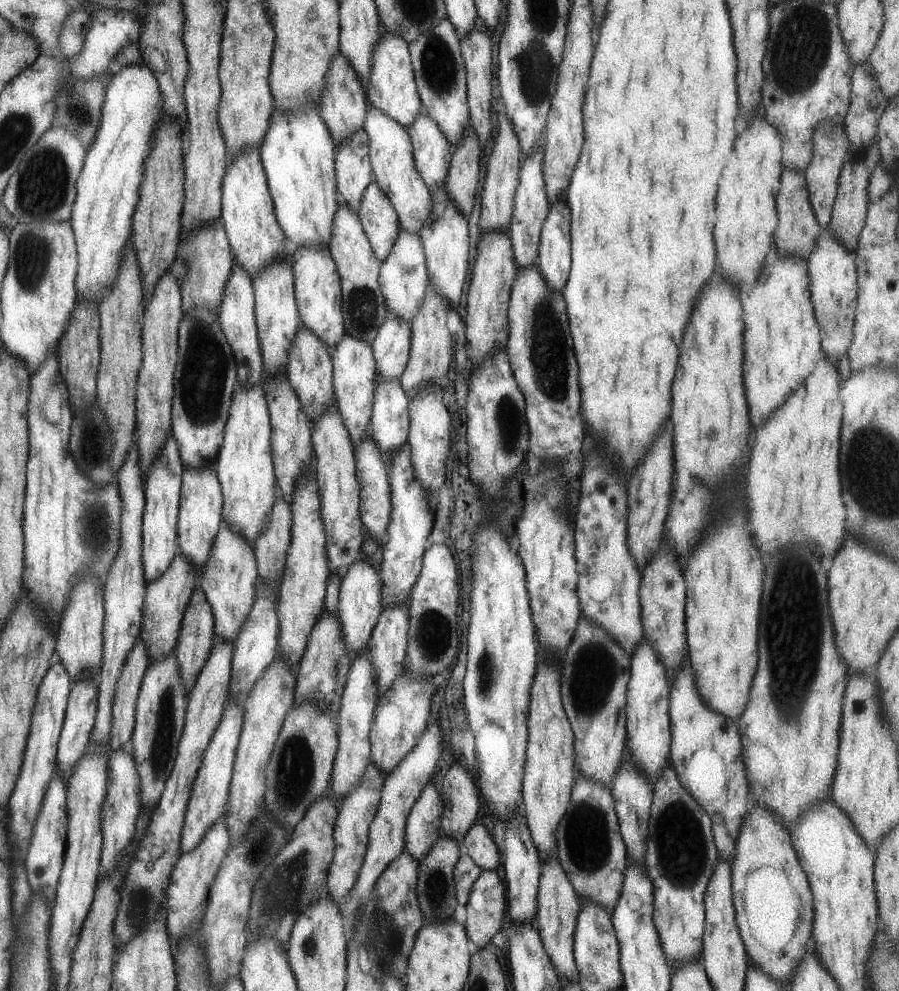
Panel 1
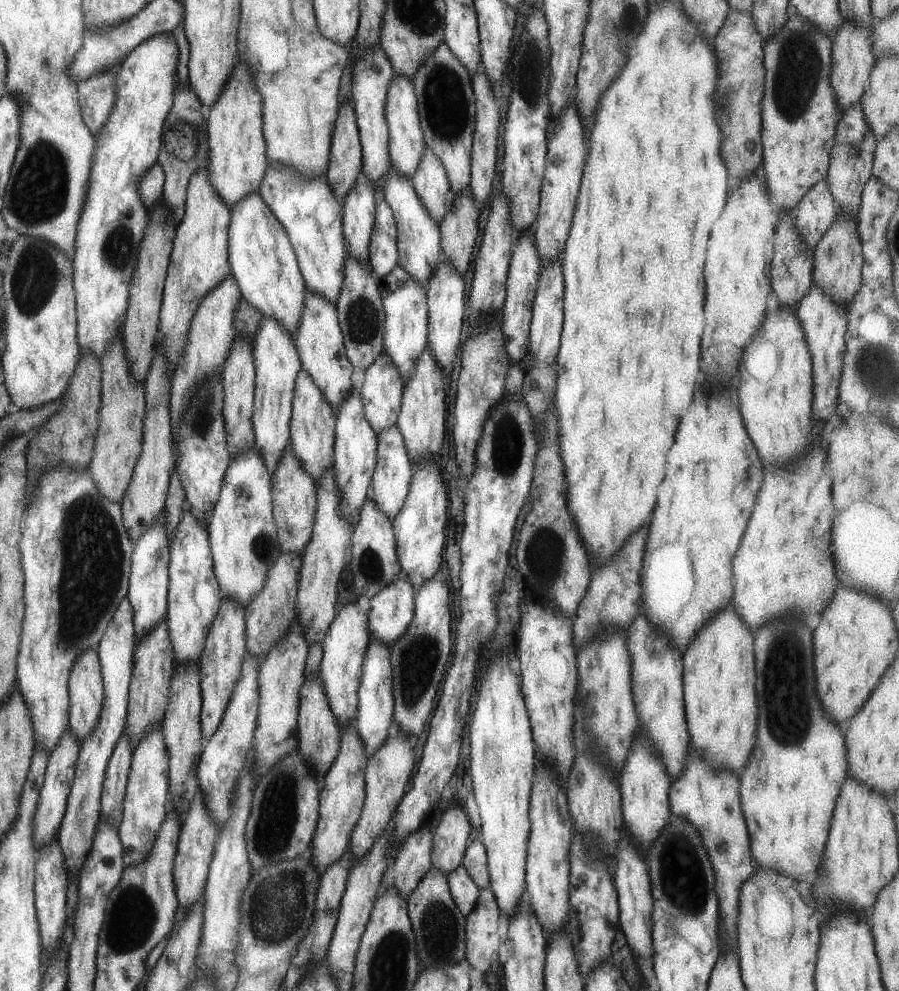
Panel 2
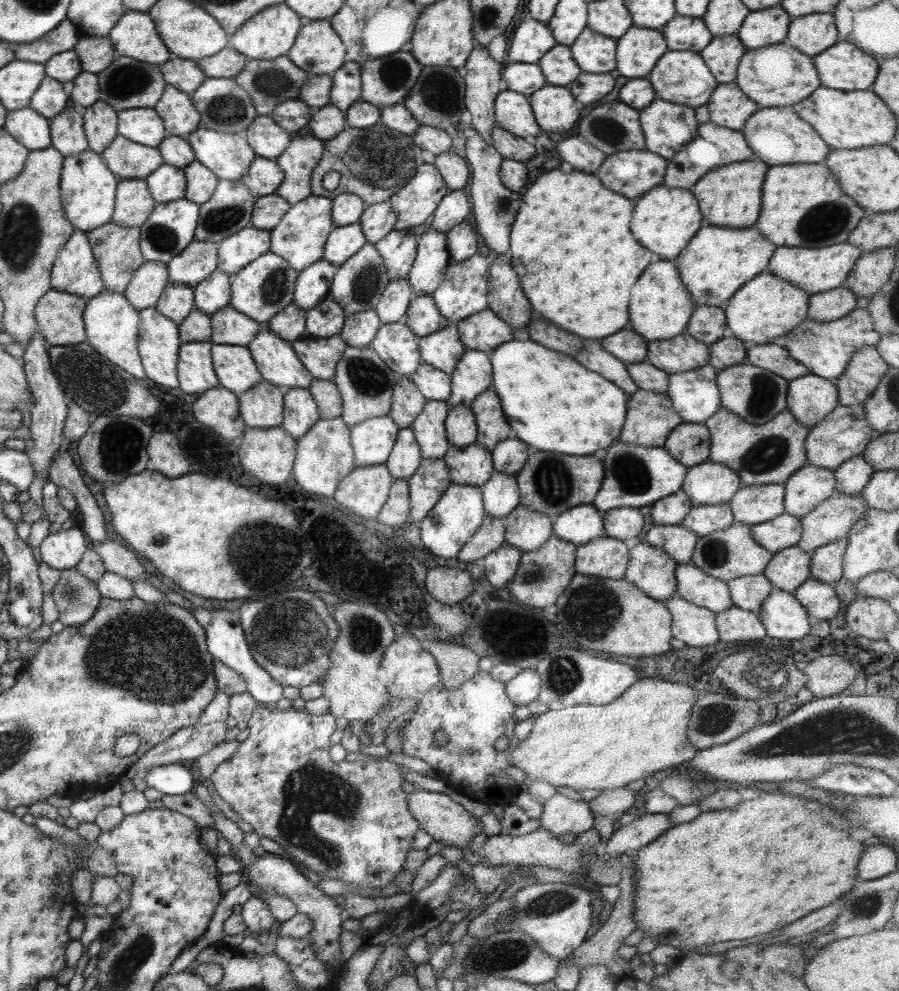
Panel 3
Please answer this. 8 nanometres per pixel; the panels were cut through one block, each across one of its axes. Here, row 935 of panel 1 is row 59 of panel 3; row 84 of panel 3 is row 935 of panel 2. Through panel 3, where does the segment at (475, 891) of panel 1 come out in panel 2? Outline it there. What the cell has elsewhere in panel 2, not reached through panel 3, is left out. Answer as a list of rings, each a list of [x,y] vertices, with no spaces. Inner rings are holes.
[[[488,887],[480,890],[473,910],[464,917],[464,960],[473,969],[485,973],[497,959],[501,940],[497,934],[499,911],[495,894]]]

